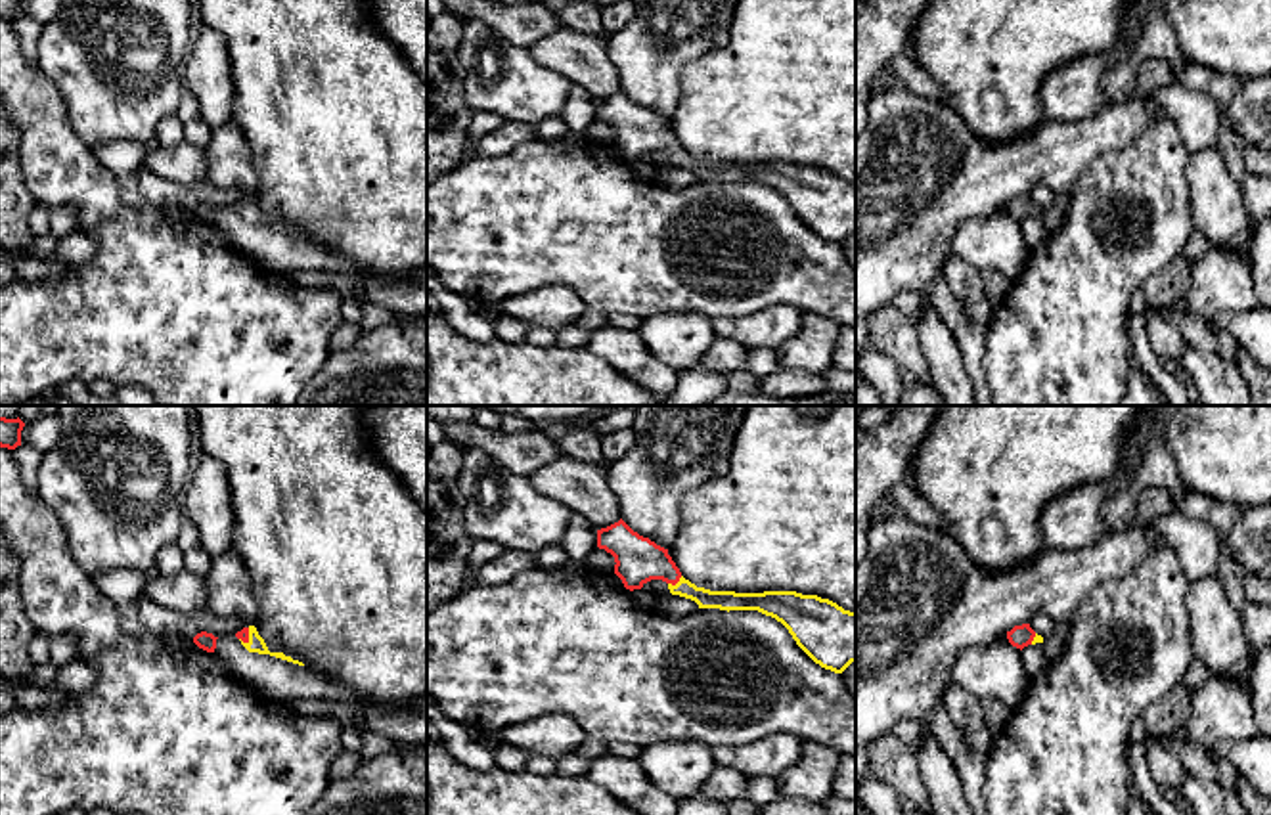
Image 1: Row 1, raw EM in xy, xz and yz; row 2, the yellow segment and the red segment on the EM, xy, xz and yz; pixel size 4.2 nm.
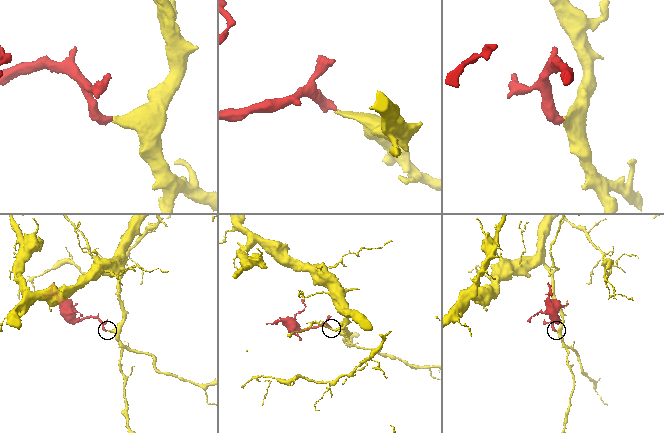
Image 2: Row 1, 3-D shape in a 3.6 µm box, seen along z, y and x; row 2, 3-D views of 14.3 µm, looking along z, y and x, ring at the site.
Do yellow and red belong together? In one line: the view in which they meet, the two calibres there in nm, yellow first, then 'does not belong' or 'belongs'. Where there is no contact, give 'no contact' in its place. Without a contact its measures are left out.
xz | 80/190 nm | belongs

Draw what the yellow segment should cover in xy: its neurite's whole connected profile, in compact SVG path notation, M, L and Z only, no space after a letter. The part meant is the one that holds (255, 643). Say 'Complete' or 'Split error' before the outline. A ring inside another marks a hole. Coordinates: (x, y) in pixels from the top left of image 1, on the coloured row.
Split error. M255 626L243 628L241 631L235 633L235 637L241 641L241 645L249 650L249 652L258 652L258 654L270 654L299 666L304 666L299 660L293 660L291 656L285 656L283 652L270 652L264 639L258 635Z

